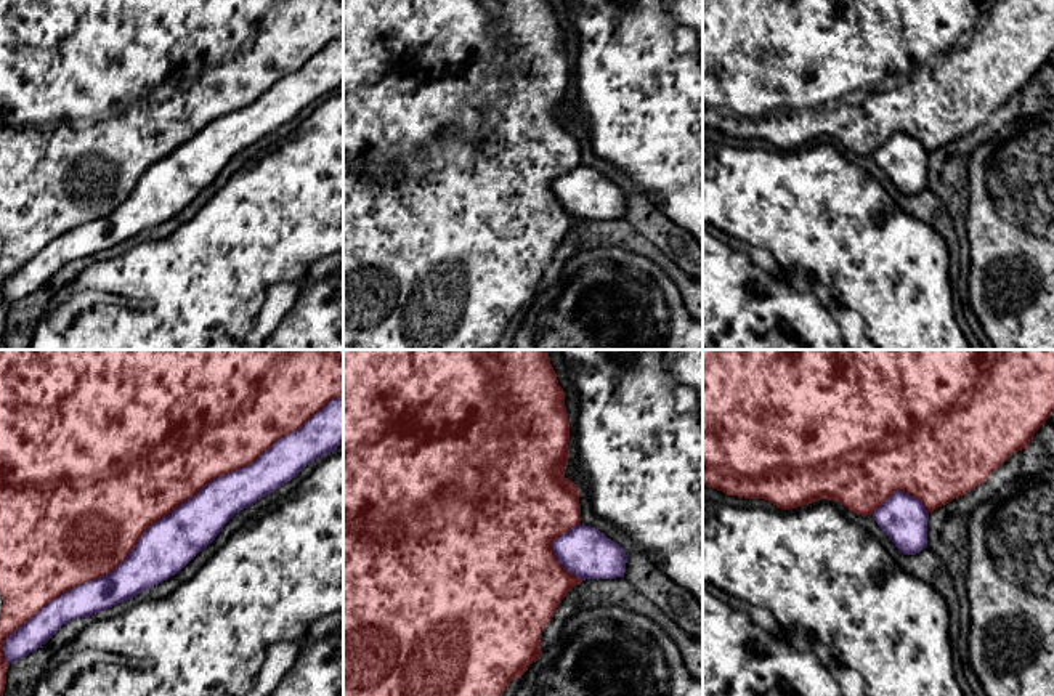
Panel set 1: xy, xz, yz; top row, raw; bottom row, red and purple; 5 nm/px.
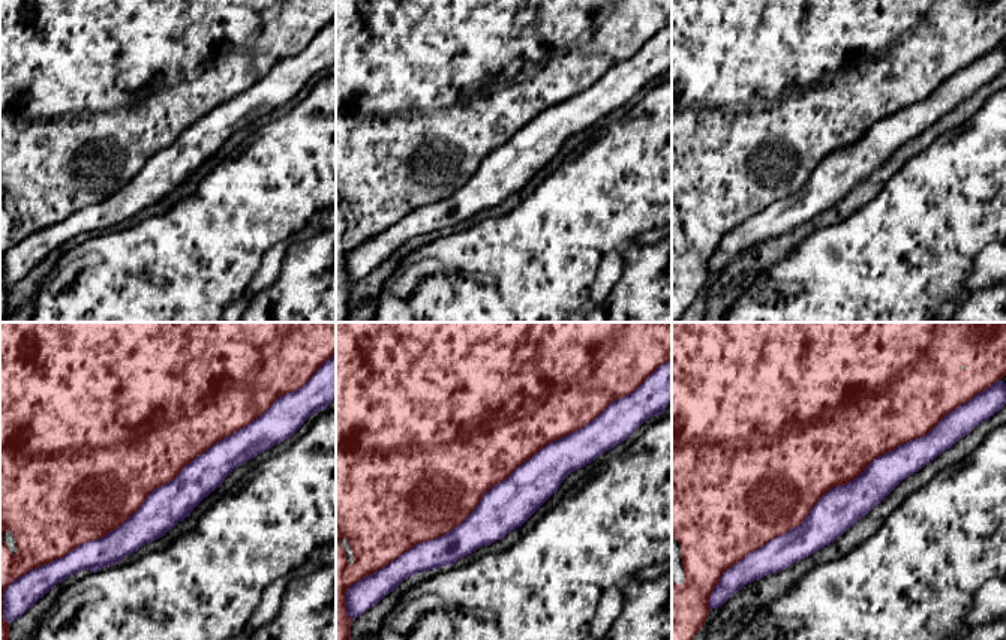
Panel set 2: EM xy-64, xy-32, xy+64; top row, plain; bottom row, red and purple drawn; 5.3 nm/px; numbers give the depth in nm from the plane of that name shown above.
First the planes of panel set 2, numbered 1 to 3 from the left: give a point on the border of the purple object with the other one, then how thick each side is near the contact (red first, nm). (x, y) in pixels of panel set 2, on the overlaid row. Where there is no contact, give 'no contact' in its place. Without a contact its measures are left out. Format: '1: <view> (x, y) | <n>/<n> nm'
1: xy-64 (153, 489) | 500/220 nm
2: xy-32 (494, 484) | 500/260 nm
3: xy+64 (841, 484) | 500/220 nm

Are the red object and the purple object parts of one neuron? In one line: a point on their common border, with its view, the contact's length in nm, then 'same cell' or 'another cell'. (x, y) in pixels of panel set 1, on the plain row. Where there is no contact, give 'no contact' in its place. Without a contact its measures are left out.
contact xy (161, 159); length 2150 nm; another cell

